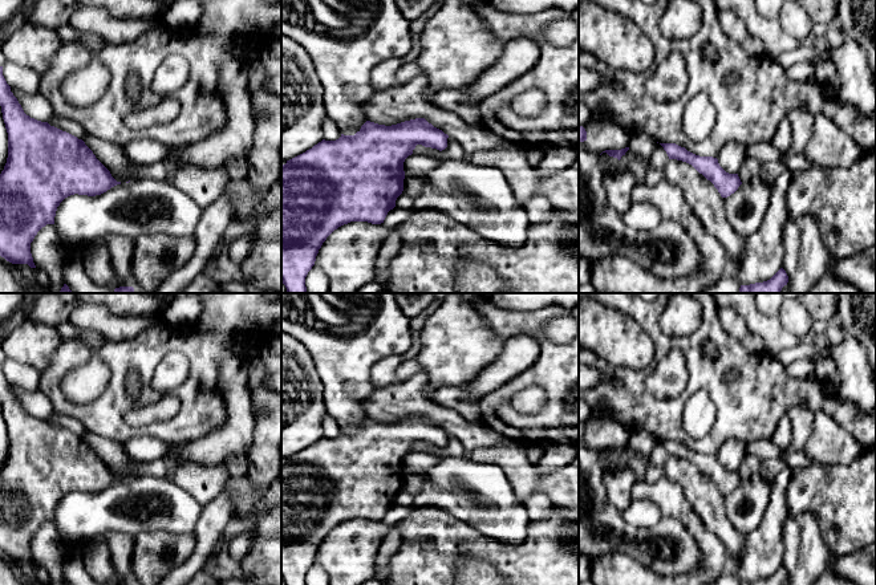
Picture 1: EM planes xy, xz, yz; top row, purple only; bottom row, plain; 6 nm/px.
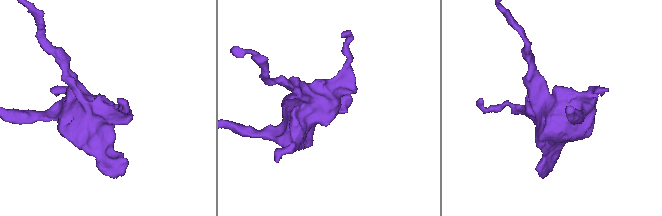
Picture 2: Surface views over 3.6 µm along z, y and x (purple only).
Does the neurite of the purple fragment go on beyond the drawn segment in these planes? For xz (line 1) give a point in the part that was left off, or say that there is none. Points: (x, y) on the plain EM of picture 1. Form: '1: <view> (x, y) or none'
1: none

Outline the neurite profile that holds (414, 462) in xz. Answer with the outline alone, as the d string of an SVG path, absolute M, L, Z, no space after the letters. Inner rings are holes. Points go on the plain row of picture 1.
M411 451L403 459L405 474L425 474L439 462L437 455L430 452Z

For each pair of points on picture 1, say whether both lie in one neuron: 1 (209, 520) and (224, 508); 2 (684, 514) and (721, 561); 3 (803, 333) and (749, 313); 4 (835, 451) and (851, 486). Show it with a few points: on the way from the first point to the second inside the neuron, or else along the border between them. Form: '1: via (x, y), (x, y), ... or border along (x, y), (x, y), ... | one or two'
1: via (213, 519), (220, 511) | one
2: via (694, 525), (710, 544), (712, 549) | one
3: border along (777, 316), (781, 324), (801, 341) | two
4: border along (862, 451), (846, 463), (816, 462) | two

